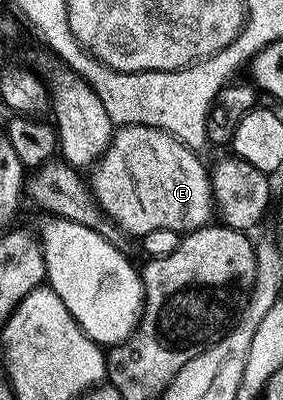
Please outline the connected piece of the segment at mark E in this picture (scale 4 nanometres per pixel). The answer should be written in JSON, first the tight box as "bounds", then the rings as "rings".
{"bounds":[91,125,215,239],"rings":[[[122,125],[114,132],[107,151],[97,160],[96,165],[92,166],[91,174],[93,173],[93,181],[91,177],[91,190],[93,197],[99,203],[99,207],[103,212],[119,226],[122,234],[129,235],[129,233],[134,233],[134,238],[140,239],[148,235],[151,231],[163,231],[164,229],[175,231],[182,235],[190,233],[193,229],[203,228],[210,224],[214,220],[213,211],[215,213],[213,191],[210,185],[210,170],[197,157],[199,157],[198,154],[190,149],[189,146],[185,145],[184,142],[177,140],[171,134],[161,129],[156,129],[153,126]]]}

